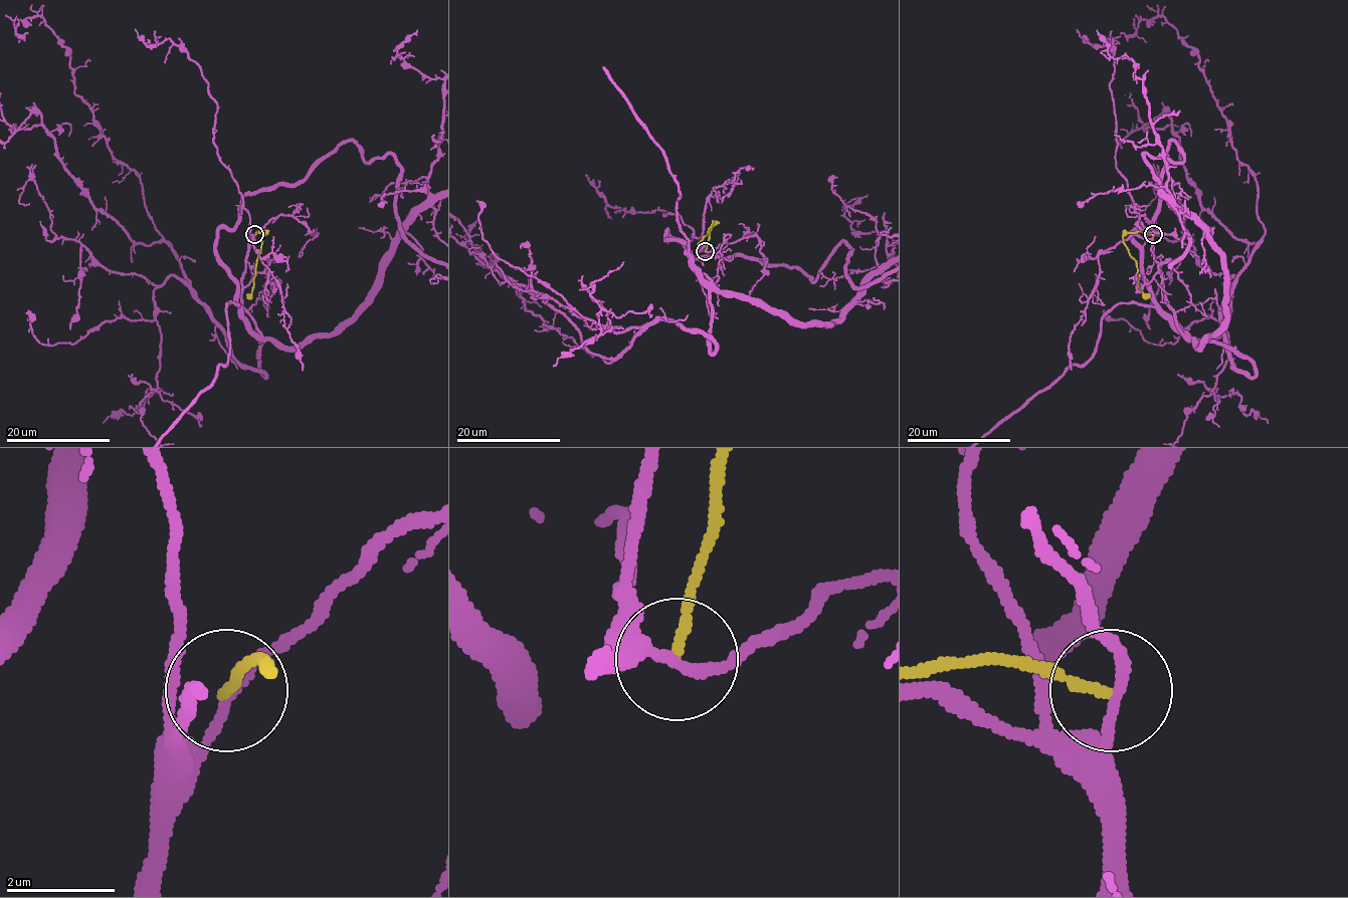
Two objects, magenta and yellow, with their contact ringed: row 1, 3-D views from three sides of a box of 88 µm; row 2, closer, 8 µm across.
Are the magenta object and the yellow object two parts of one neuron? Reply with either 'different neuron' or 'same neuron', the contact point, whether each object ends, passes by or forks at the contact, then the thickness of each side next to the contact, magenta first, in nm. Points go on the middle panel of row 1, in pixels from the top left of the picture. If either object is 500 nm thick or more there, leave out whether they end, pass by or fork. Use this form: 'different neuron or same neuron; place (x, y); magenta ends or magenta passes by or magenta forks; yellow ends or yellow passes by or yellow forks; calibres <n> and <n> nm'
different neuron; place (705, 251); magenta passes by; yellow ends; calibres 180 and 170 nm

